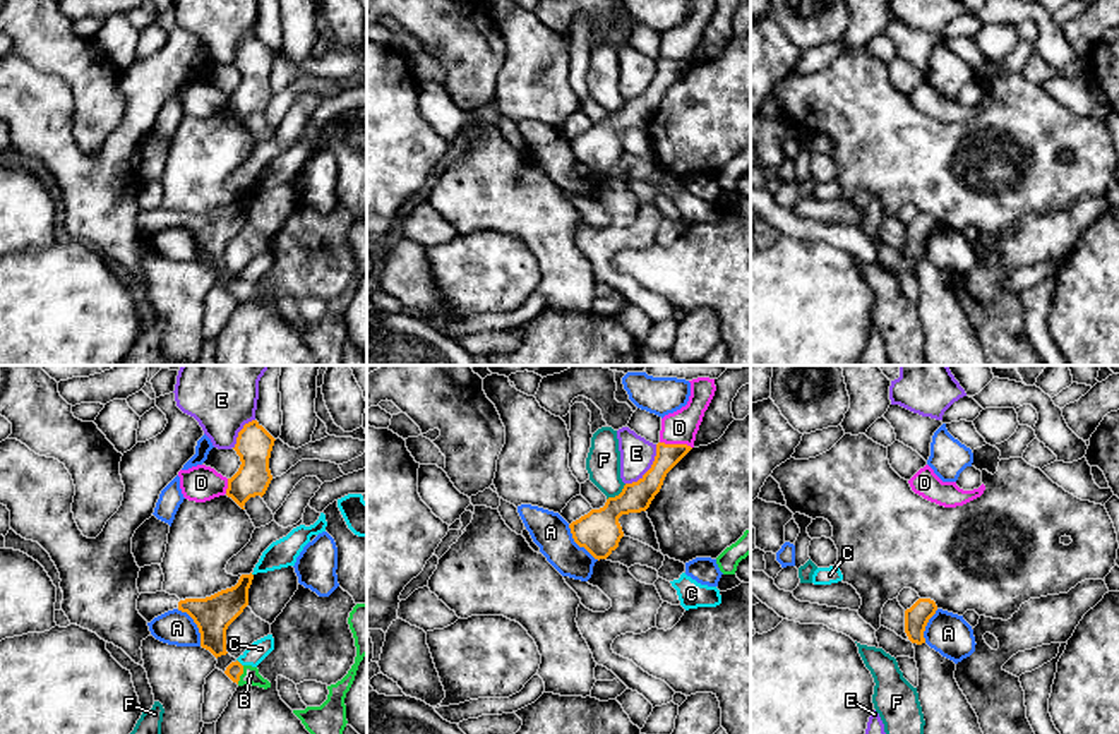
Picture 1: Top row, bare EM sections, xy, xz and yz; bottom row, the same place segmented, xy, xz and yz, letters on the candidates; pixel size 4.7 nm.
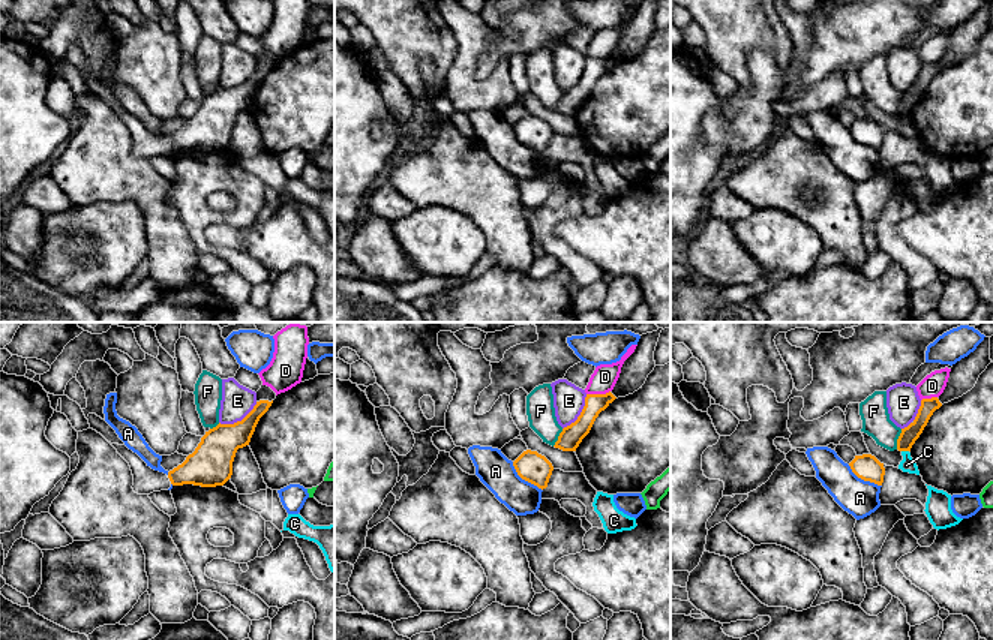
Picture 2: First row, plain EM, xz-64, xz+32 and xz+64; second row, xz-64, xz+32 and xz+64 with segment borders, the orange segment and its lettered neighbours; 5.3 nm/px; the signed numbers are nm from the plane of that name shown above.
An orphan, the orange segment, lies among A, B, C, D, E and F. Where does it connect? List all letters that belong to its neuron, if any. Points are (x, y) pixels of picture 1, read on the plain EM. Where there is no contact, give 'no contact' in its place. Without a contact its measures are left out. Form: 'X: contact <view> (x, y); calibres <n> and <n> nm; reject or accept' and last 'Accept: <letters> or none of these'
A: contact xy (196, 239); calibres 180 and 160 nm; reject
B: contact xy (240, 290); calibres 80 and 80 nm; accept
C: contact xy (239, 278); calibres 80 and 90 nm; reject
D: contact xz (676, 60); calibres 110 and 160 nm; reject
E: contact xz (650, 84); calibres 140 and 160 nm; reject
F: contact xz (619, 110); calibres 200 and 160 nm; reject
Accept: B

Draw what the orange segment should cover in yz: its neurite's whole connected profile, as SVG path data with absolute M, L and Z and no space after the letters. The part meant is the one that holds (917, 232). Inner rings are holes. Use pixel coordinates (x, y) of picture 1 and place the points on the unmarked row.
M919 214L910 225L905 226L905 249L912 259L925 259L924 247L936 226L937 221L931 214Z

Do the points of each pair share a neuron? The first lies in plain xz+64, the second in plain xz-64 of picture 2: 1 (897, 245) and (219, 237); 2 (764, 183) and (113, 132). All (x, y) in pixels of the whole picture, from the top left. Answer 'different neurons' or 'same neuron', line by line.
1: different neurons
2: same neuron

